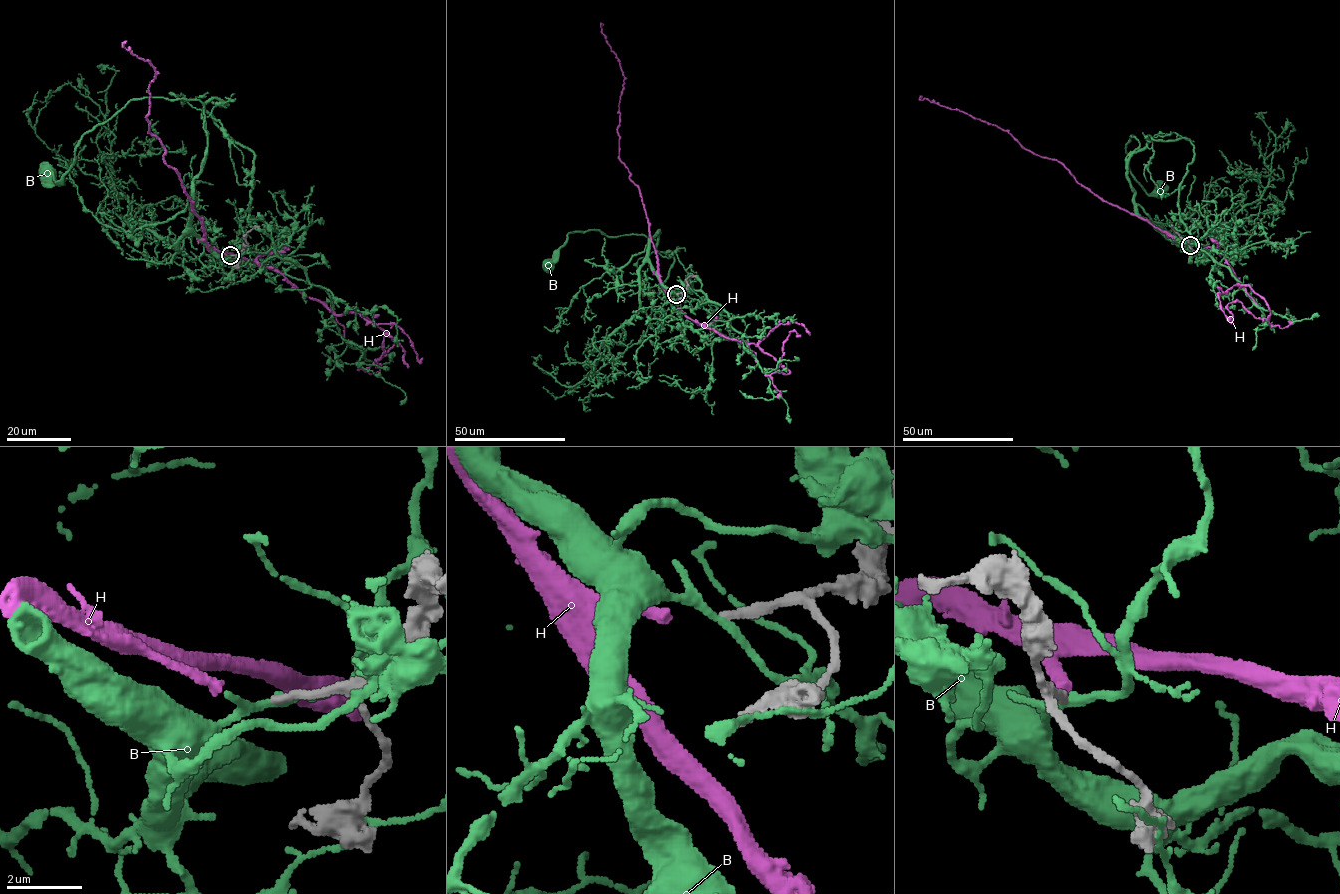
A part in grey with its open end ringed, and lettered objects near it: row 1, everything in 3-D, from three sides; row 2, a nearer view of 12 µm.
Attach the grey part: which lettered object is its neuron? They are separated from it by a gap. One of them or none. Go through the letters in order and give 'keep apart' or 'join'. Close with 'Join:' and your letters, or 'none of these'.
B: keep apart
H: join
Join: H

